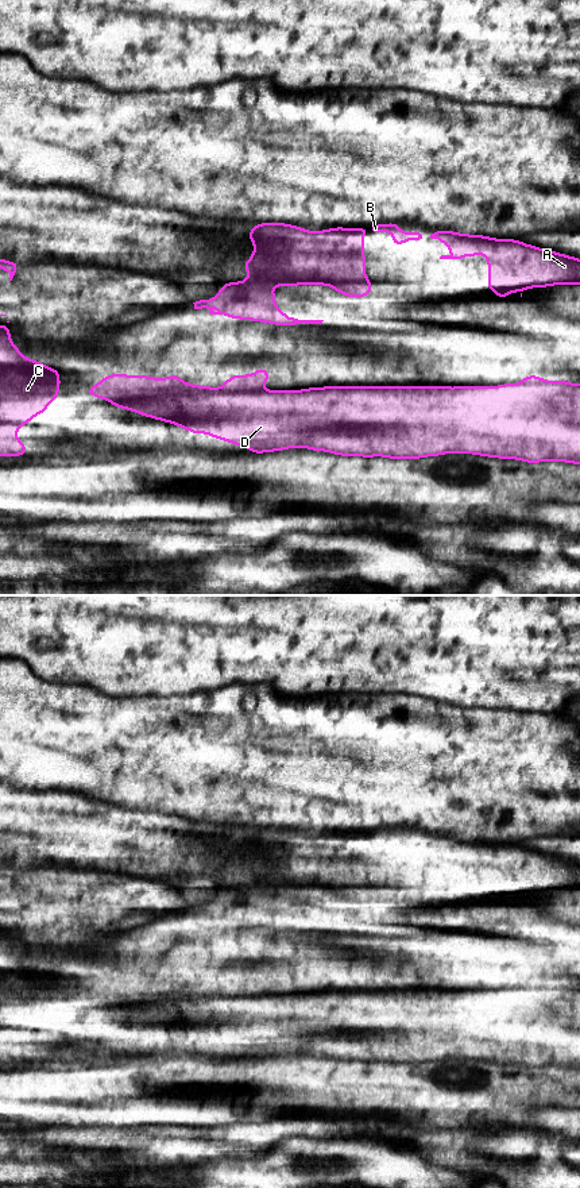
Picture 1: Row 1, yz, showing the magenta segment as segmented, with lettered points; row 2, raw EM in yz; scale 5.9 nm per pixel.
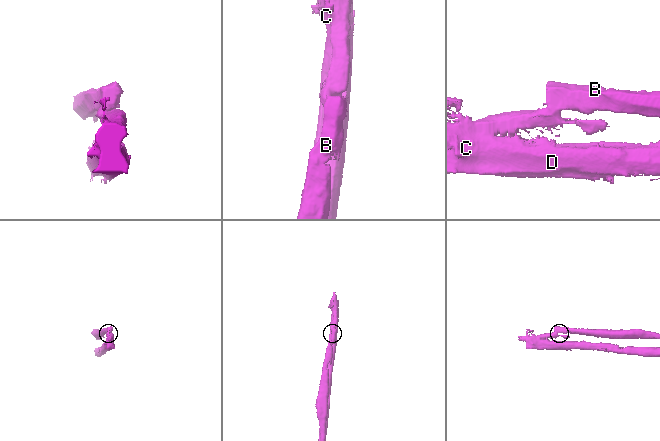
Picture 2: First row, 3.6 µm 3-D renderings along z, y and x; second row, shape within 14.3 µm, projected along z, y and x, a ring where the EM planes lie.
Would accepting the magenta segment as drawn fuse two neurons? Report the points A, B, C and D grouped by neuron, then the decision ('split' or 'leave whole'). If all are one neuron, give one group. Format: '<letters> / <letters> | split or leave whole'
A B / C D | split

